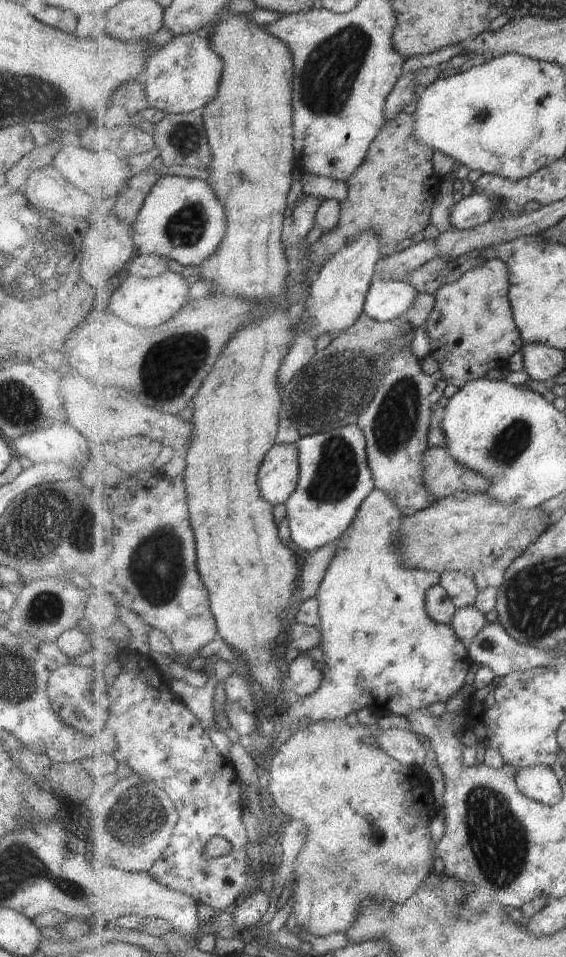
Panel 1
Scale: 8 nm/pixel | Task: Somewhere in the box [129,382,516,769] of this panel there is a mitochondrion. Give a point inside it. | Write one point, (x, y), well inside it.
(336, 475)

